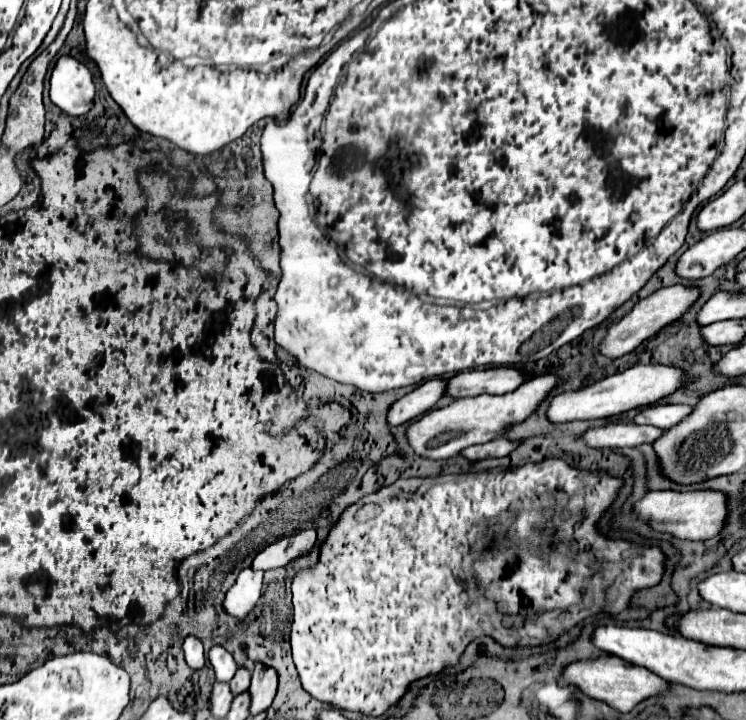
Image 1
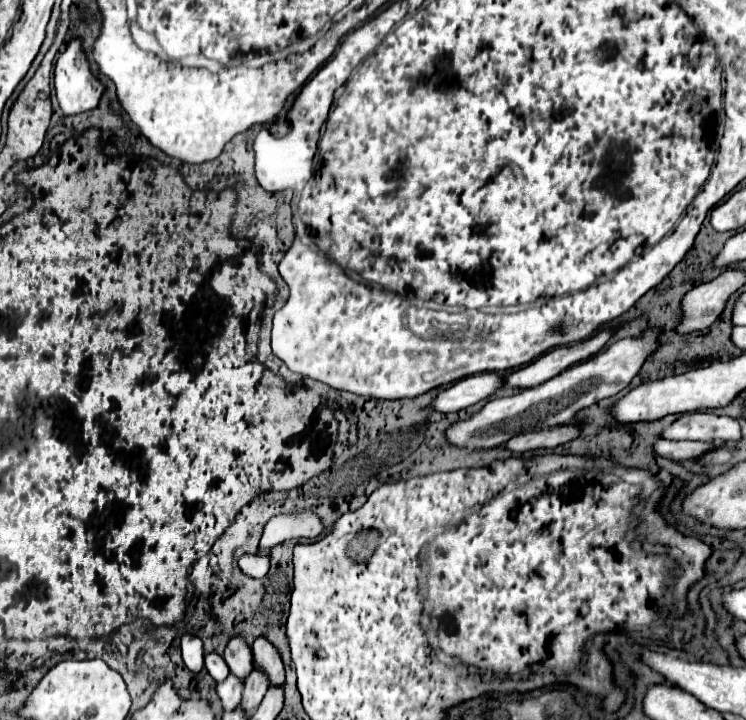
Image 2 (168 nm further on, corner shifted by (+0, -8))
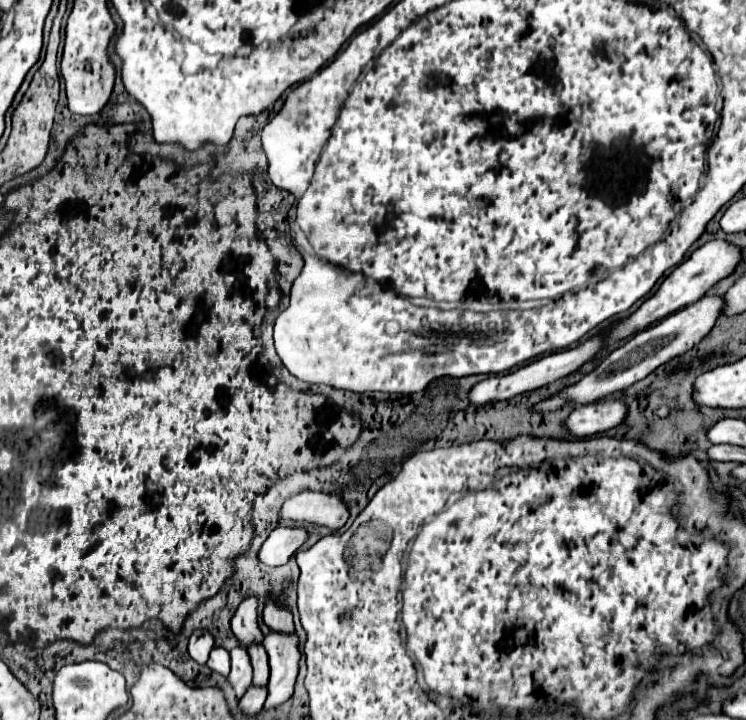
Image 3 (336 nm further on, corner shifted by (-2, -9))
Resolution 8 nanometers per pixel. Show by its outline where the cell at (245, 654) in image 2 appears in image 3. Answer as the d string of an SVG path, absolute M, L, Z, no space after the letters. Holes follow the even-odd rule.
M254 597L244 599L232 617L232 631L242 649L262 643L262 639L264 639L264 635L258 627L258 621L256 621L256 607L258 607L258 601Z

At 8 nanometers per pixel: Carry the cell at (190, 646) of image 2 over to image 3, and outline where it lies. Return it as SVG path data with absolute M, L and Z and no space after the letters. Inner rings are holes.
M194 631L188 643L188 653L198 665L204 665L208 661L208 653L212 647L214 647L214 639L208 631Z

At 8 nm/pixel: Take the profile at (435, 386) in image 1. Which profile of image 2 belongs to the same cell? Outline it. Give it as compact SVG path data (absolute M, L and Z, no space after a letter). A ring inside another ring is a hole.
M474 374L462 378L460 382L448 386L434 400L434 410L438 412L460 412L476 402L494 396L504 388L504 376L500 374Z

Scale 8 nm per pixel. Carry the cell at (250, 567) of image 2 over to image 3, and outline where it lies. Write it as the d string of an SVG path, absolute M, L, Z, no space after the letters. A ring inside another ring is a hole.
M278 527L270 533L270 537L262 543L258 551L258 561L268 567L284 565L306 541L308 533L302 527Z

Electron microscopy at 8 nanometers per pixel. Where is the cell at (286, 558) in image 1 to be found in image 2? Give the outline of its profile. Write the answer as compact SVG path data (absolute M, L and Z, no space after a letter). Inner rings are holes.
M300 510L300 512L284 512L276 514L268 520L262 540L260 540L260 552L270 552L278 542L286 540L300 540L300 538L318 538L324 532L324 524L320 516L312 510Z

